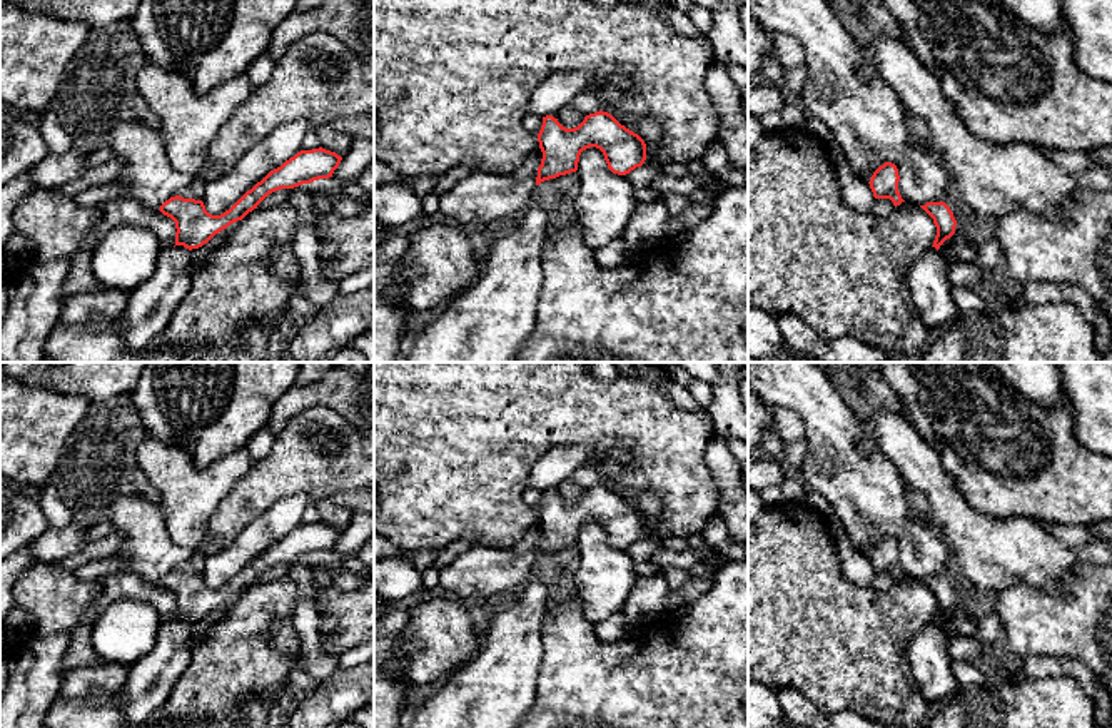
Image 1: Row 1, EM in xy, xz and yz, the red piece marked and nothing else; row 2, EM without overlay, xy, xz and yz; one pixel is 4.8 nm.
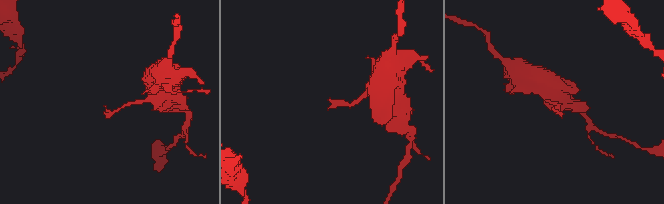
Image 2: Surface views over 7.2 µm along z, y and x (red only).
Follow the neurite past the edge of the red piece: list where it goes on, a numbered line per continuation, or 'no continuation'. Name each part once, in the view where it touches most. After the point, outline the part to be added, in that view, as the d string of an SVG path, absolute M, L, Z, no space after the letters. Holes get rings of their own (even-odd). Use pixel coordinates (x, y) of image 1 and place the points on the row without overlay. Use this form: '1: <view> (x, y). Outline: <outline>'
1: xy (151, 678). Outline: M184 619L162 623L149 653L129 666L125 685L115 691L130 723L145 723L159 713L190 661L190 624Z

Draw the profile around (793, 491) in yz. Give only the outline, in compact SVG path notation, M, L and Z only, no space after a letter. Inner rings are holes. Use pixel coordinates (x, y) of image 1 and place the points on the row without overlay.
M786 479L781 486L780 486L781 493L783 493L783 499L790 501L790 503L806 503L808 498L808 488L806 484Z

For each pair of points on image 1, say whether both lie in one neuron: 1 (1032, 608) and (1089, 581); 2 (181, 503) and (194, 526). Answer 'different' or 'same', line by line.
1: same
2: same

